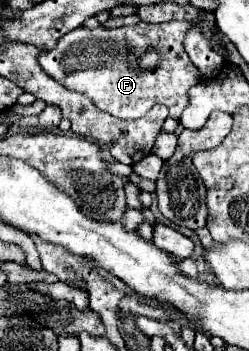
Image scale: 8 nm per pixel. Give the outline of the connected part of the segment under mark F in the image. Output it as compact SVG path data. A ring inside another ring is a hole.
M170 21L164 25L136 23L128 27L106 29L102 25L86 29L84 25L60 37L52 51L42 51L38 61L42 69L70 91L84 93L90 101L120 119L142 117L148 109L162 103L168 107L170 117L180 121L188 105L188 89L202 81L202 73L184 51L184 37L196 25L194 21ZM96 47L96 57L88 55ZM90 49L90 51L86 51ZM146 51L156 51L160 61L152 69L142 69L140 57Z

